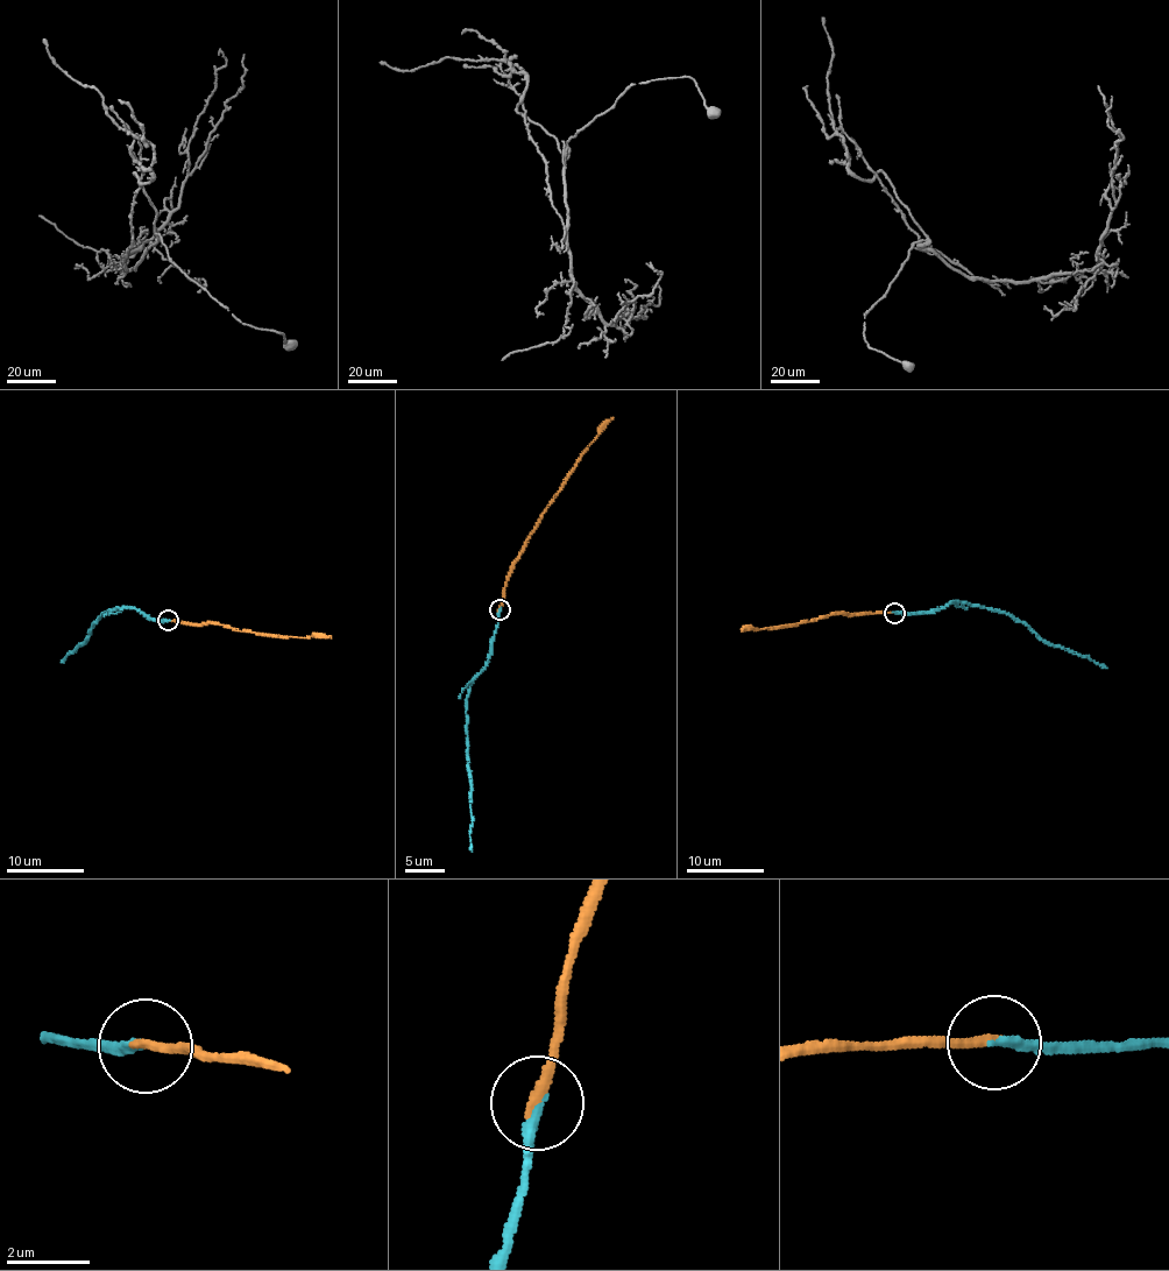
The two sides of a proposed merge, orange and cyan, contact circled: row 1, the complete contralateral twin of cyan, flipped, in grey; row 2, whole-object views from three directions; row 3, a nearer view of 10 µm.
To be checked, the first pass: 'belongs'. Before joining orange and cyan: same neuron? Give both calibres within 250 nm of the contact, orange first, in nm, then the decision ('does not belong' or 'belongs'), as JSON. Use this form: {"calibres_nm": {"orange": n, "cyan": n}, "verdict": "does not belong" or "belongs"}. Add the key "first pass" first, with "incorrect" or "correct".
{"first pass": "correct", "calibres_nm": {"orange": 240, "cyan": 240}, "verdict": "belongs"}

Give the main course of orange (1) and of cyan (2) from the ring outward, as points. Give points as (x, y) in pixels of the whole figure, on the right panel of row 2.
1: (893, 612), (842, 613), (742, 629)
2: (893, 612), (935, 612), (961, 601), (984, 606), (1008, 613), (1025, 622), (1043, 640), (1107, 668)

